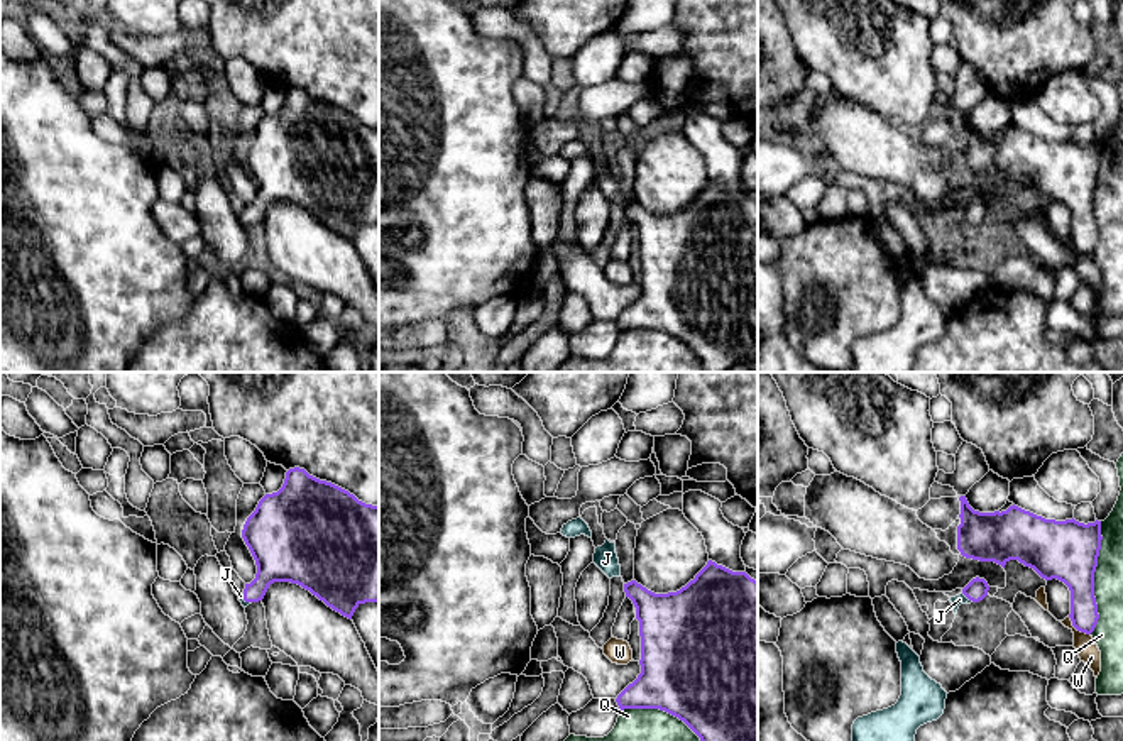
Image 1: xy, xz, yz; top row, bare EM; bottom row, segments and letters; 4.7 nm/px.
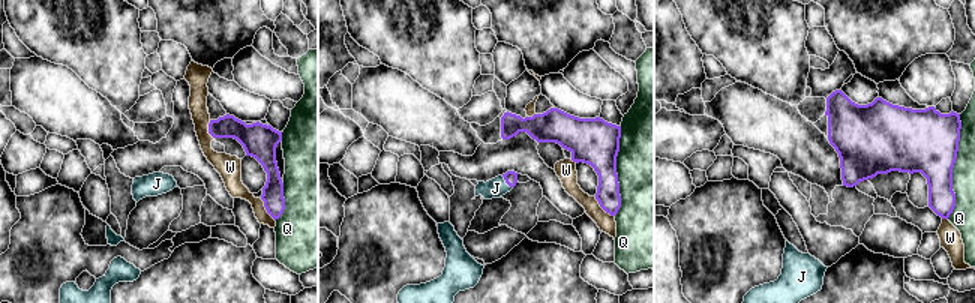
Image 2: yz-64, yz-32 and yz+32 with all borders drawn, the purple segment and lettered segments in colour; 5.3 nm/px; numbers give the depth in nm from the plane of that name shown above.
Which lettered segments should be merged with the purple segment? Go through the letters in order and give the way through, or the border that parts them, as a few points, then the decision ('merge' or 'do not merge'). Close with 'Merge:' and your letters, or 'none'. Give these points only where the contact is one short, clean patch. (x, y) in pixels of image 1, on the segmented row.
J: way yz (976, 589), (968, 598), (959, 599); merge
Q: do not merge
W: do not merge
Merge: J

